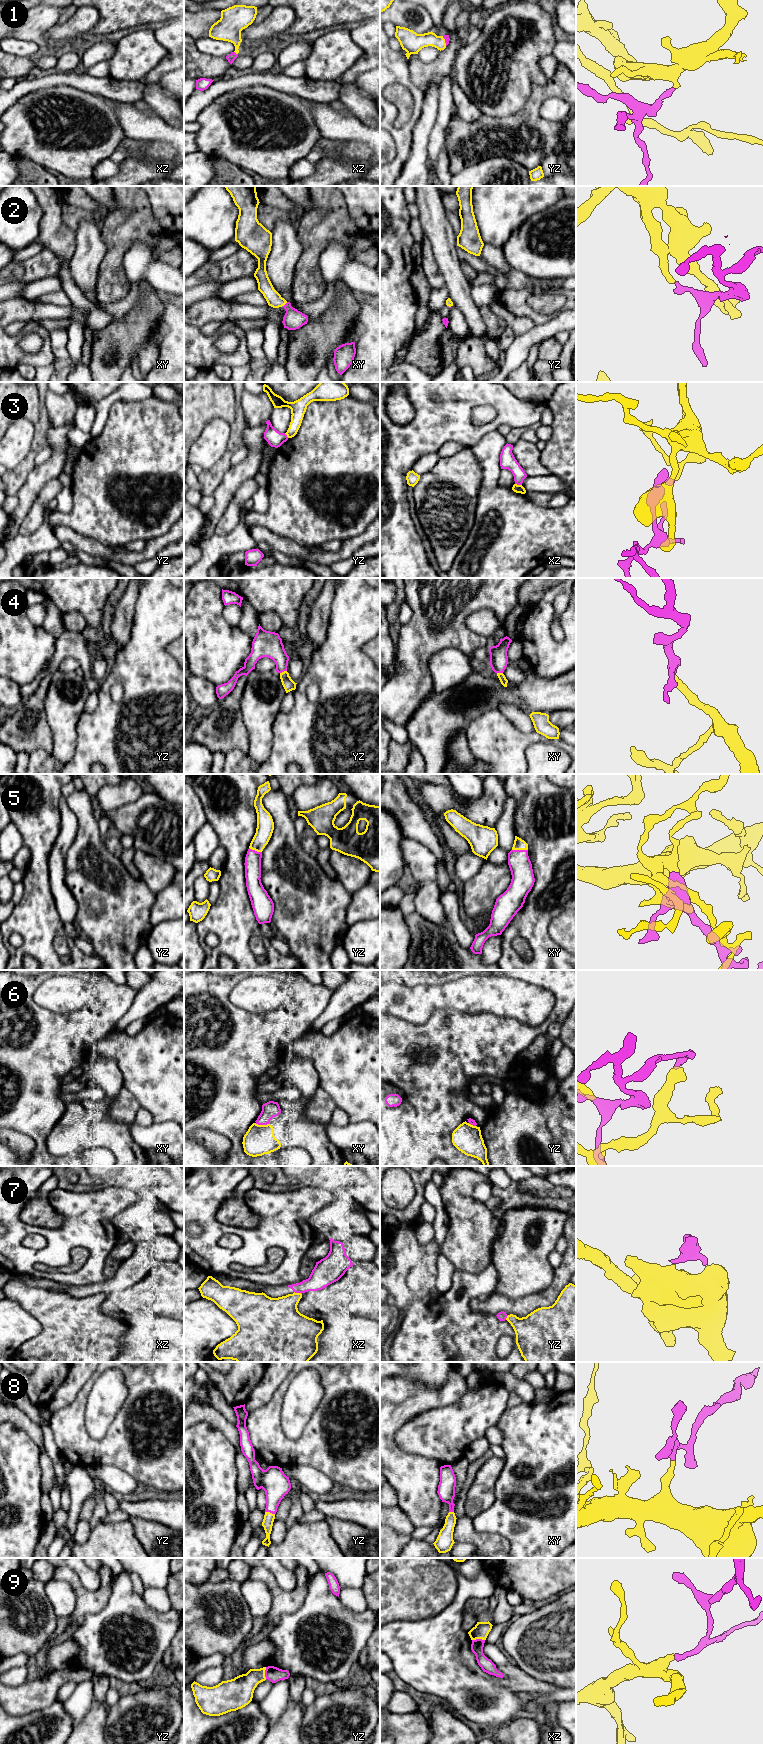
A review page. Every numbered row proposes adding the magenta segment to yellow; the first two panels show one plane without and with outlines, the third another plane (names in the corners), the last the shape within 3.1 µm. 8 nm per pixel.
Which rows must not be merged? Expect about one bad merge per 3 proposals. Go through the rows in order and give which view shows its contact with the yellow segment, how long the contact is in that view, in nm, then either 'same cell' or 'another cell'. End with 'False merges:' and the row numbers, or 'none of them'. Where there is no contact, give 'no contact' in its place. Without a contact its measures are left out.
1: meets yellow in xz; contact 40 nm long; same cell
2: meets yellow in xy; contact 50 nm long; same cell
3: meets yellow in xz; contact 60 nm long; another cell
4: meets yellow in yz; contact 60 nm long; same cell
5: meets yellow in xy; contact 130 nm long; same cell
6: meets yellow in xy; contact 110 nm long; same cell
7: meets yellow in xz; contact 70 nm long; another cell
8: meets yellow in yz; contact 80 nm long; same cell
9: meets yellow in xz; contact 100 nm long; same cell
False merges: 3, 7

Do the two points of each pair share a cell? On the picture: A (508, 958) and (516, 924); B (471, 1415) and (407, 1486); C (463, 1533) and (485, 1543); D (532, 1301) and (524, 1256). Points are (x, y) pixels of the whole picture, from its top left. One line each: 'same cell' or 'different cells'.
A: same cell
B: different cells
C: same cell
D: different cells

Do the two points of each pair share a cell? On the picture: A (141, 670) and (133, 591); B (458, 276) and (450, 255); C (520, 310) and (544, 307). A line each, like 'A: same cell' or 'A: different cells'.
A: different cells
B: same cell
C: different cells

